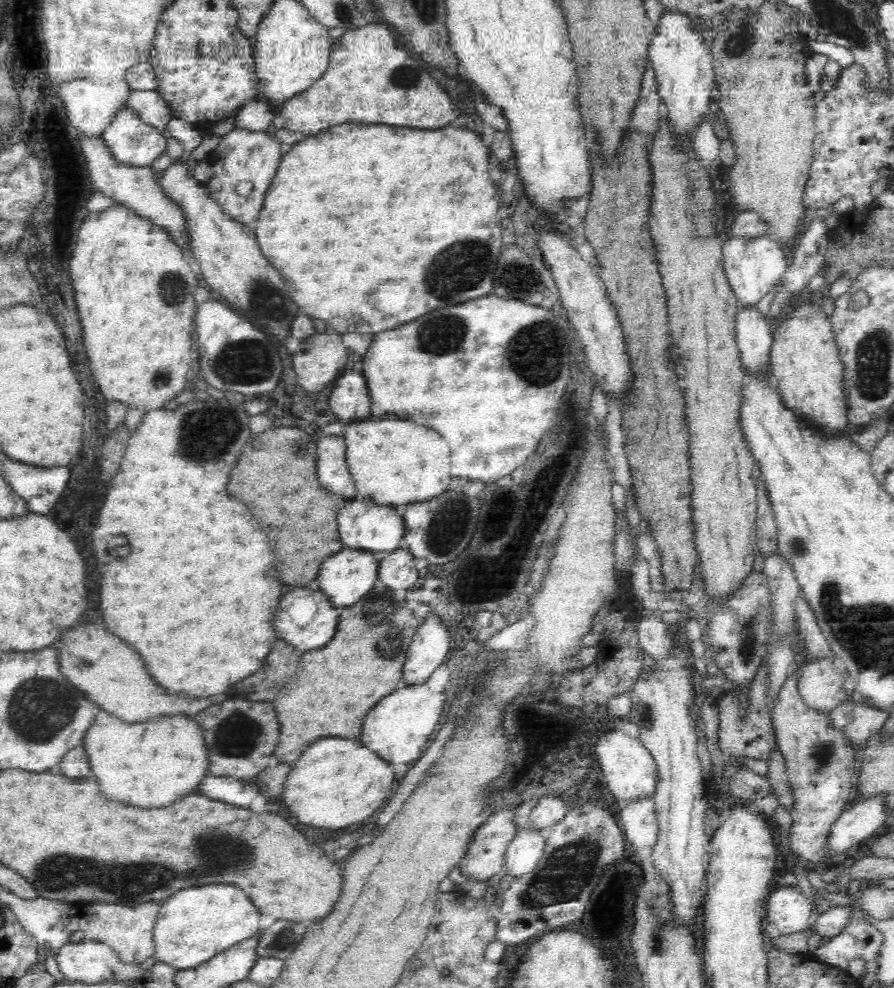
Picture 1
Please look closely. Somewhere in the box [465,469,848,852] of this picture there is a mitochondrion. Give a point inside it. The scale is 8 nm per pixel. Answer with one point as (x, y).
(748, 641)

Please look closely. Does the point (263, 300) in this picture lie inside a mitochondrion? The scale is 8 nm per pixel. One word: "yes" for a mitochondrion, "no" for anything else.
yes

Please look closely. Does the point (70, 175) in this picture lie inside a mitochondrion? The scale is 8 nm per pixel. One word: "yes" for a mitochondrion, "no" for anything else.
no

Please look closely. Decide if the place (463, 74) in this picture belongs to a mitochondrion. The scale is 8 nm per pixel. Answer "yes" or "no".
no

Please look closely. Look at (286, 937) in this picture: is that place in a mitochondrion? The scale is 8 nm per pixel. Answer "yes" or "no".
yes

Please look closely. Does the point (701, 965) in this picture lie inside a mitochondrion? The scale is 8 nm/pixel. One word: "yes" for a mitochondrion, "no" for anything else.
no

